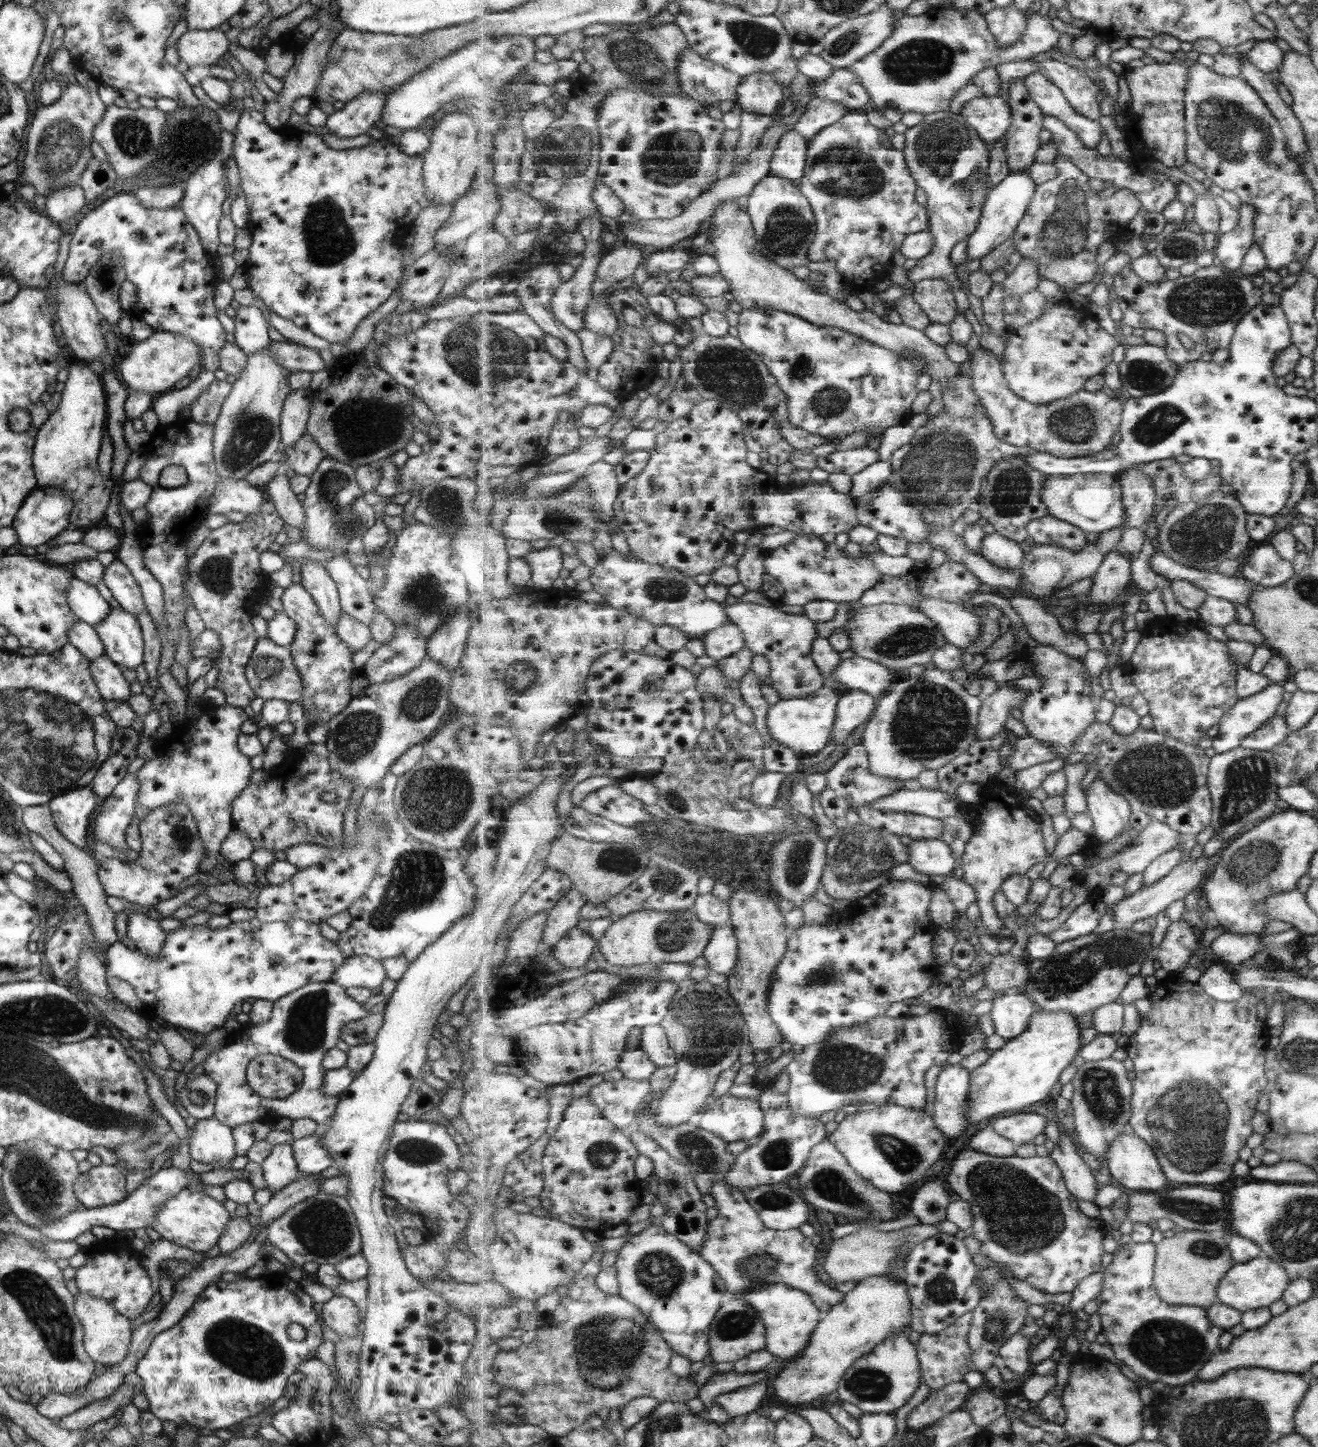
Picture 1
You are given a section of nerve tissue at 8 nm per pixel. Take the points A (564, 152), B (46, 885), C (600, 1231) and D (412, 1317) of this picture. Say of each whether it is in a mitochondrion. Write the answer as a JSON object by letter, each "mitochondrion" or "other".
{"A":"mitochondrion","B":"other","C":"other","D":"other"}

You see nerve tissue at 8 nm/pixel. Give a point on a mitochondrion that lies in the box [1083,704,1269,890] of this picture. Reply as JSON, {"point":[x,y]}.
{"point":[1156,774]}

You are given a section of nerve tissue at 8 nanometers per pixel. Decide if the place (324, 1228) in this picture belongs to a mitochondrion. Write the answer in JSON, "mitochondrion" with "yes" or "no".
{"mitochondrion":"yes"}

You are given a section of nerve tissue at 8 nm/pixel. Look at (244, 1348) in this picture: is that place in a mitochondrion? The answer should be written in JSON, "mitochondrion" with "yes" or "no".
{"mitochondrion":"yes"}

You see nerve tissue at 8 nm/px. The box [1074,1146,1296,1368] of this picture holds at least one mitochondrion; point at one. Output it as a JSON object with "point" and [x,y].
{"point":[1190,1210]}

